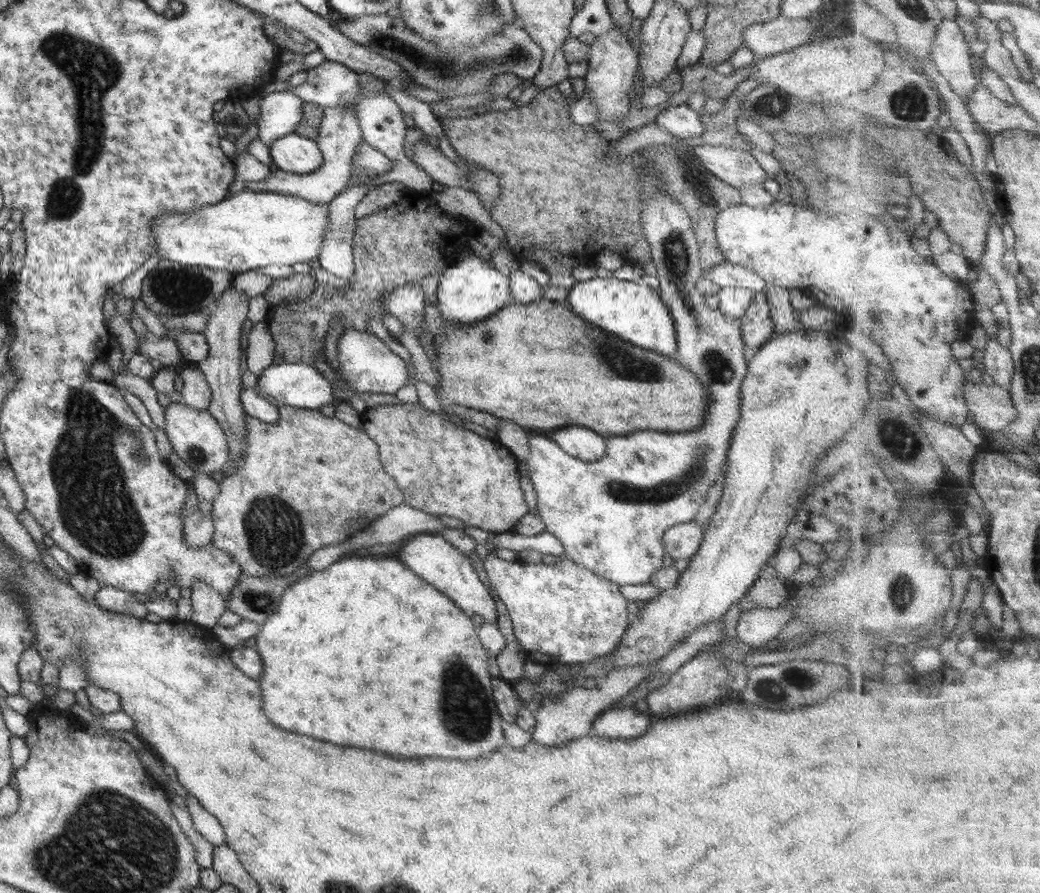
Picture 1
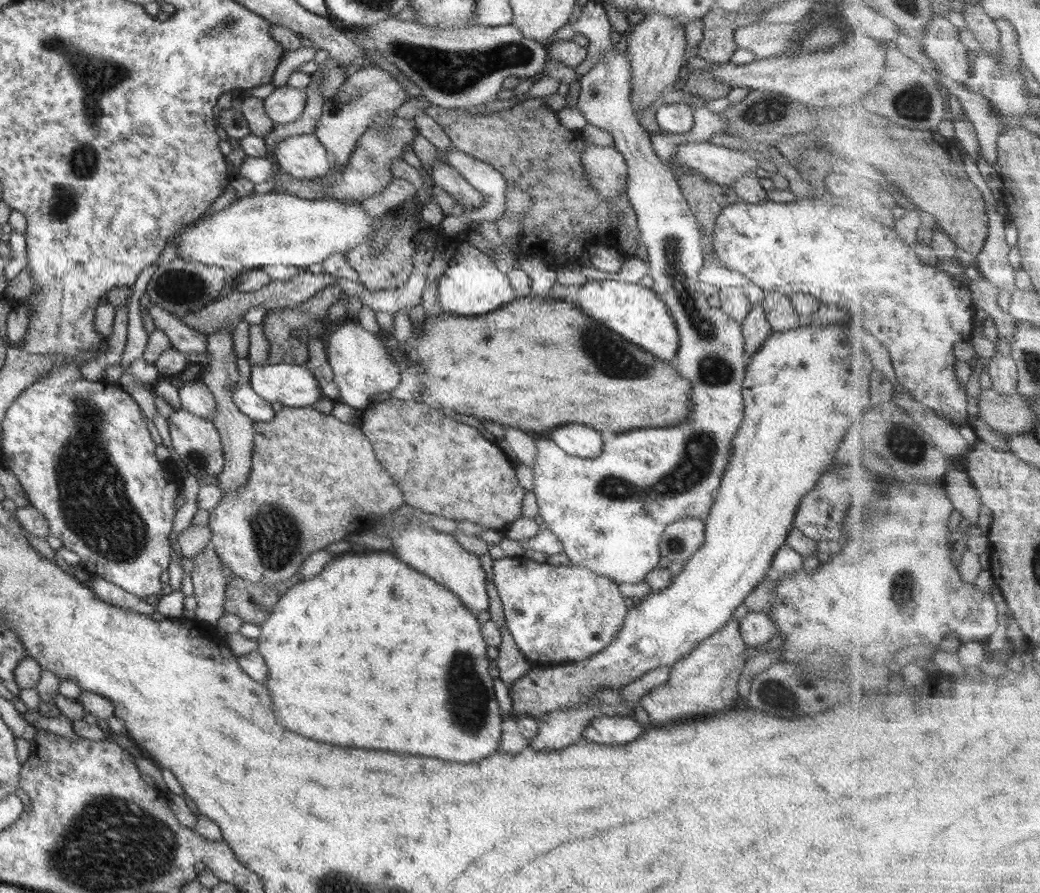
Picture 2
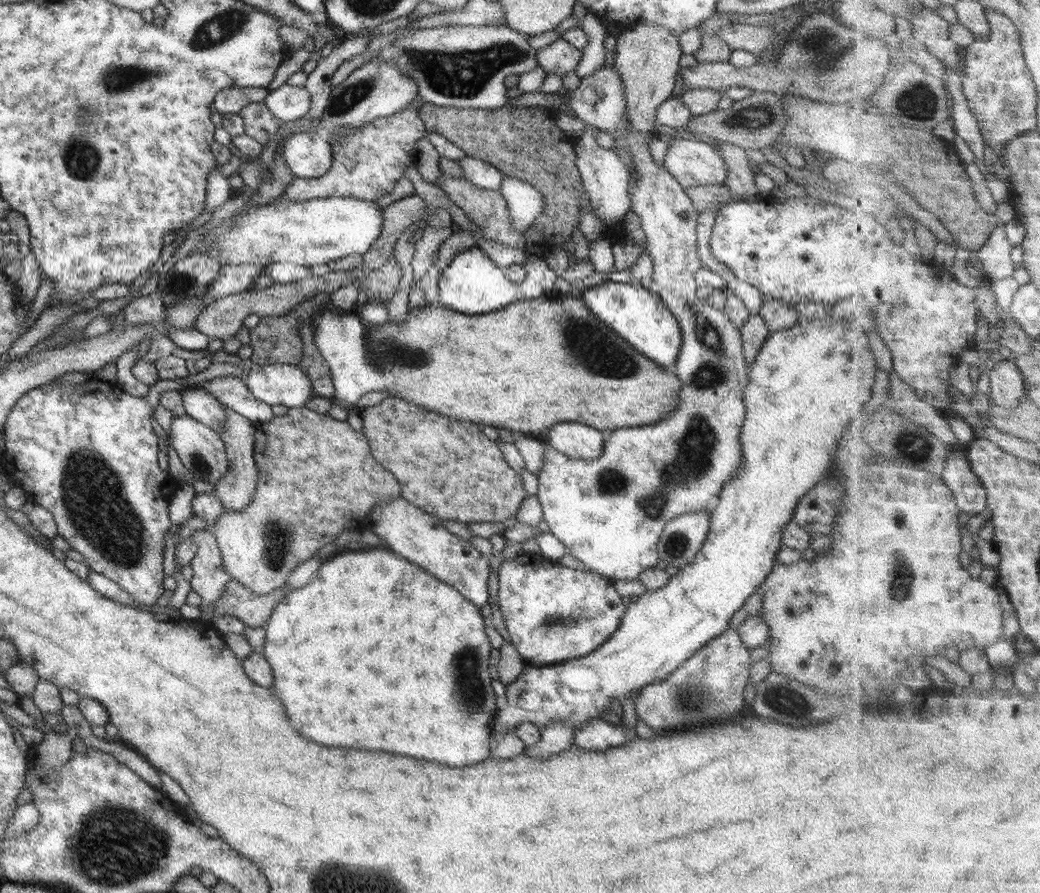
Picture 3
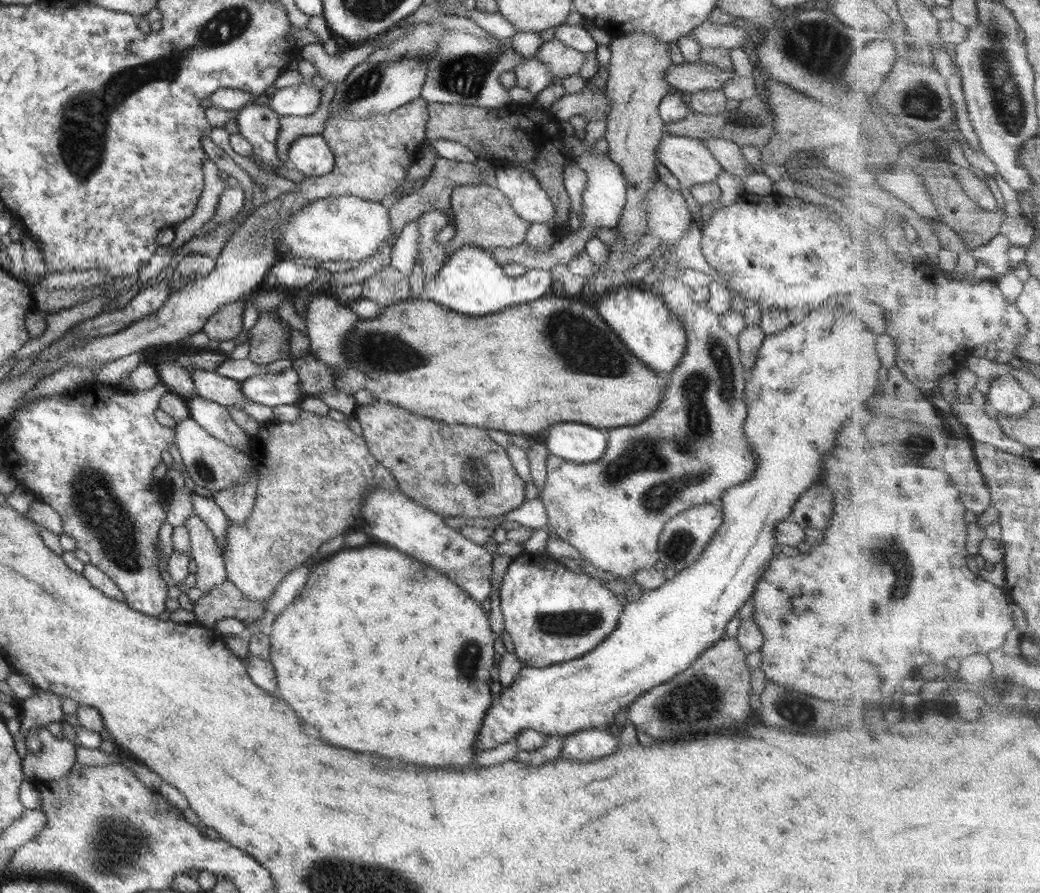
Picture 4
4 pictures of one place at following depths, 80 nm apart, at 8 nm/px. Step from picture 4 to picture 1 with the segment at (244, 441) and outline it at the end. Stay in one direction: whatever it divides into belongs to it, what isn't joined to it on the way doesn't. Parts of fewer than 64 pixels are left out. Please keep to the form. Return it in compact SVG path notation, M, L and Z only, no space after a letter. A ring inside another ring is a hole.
M183 360L178 374L182 378L183 388L181 388L181 393L177 399L195 411L205 411L209 405L211 393L197 364Z

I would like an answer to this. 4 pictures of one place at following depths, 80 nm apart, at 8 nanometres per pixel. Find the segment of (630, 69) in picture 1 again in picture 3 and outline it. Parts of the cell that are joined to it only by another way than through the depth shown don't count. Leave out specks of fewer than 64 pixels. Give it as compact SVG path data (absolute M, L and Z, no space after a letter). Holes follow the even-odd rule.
M601 66L601 70L597 71L591 76L586 76L580 79L579 86L572 91L569 97L563 96L556 108L552 109L554 114L558 113L569 113L572 116L577 117L581 122L584 122L585 126L590 128L597 128L597 130L607 132L613 136L613 140L619 139L622 142L622 148L620 151L630 156L630 165L632 170L638 174L636 183L629 189L630 198L630 210L635 213L639 218L639 226L641 226L645 240L647 242L646 253L652 258L652 291L661 299L661 302L667 307L667 310L677 319L681 331L681 346L677 360L671 368L671 371L679 379L679 392L677 392L677 402L673 406L673 410L669 411L667 416L663 416L659 422L655 424L649 424L649 426L639 426L639 428L617 428L613 430L611 434L605 434L606 439L603 443L601 456L595 461L583 461L581 459L571 459L563 455L559 455L557 451L553 451L548 444L543 444L545 453L543 453L543 465L539 469L538 474L535 474L538 479L538 490L535 493L542 510L542 520L549 527L549 534L555 536L555 539L561 541L568 550L568 554L577 558L579 562L582 562L591 572L603 575L609 580L622 580L622 581L635 581L638 578L639 572L646 568L655 566L658 560L658 554L656 551L656 544L658 538L663 531L663 528L669 522L669 519L681 516L688 512L699 512L707 511L711 512L718 505L718 496L722 486L731 480L740 470L741 467L741 445L739 442L739 432L744 420L744 405L742 400L742 393L747 384L747 375L749 365L745 362L742 346L740 341L740 334L738 329L735 329L733 325L727 319L723 310L717 310L713 307L705 297L699 287L693 280L693 273L699 268L699 257L696 253L697 245L695 242L695 219L698 213L694 210L690 197L687 196L684 189L679 186L679 183L664 169L659 167L657 163L651 160L649 153L647 152L647 144L644 144L642 138L636 134L636 132L630 132L624 128L624 100L622 93L622 84L620 78L615 72L615 67L604 68Z

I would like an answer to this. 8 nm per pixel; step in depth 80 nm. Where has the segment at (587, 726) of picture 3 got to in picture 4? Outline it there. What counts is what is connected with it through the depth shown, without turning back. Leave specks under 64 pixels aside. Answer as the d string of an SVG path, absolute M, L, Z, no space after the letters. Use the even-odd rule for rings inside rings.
M588 728L563 737L559 757L571 762L597 760L609 756L618 746L617 737L607 728Z

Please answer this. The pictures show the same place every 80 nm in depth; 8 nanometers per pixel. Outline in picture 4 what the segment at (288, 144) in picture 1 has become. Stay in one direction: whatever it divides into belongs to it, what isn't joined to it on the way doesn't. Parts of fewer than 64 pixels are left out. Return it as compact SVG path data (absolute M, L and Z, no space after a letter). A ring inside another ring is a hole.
M321 134L300 136L291 143L286 156L306 177L323 176L334 167L334 156Z

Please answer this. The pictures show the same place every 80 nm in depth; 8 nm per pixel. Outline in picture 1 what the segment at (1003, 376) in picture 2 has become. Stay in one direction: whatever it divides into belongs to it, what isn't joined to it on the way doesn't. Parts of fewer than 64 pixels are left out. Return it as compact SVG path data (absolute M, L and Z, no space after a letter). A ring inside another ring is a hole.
M989 335L983 360L986 372L993 378L994 384L1009 389L1016 371L1014 356L997 342L997 335Z

